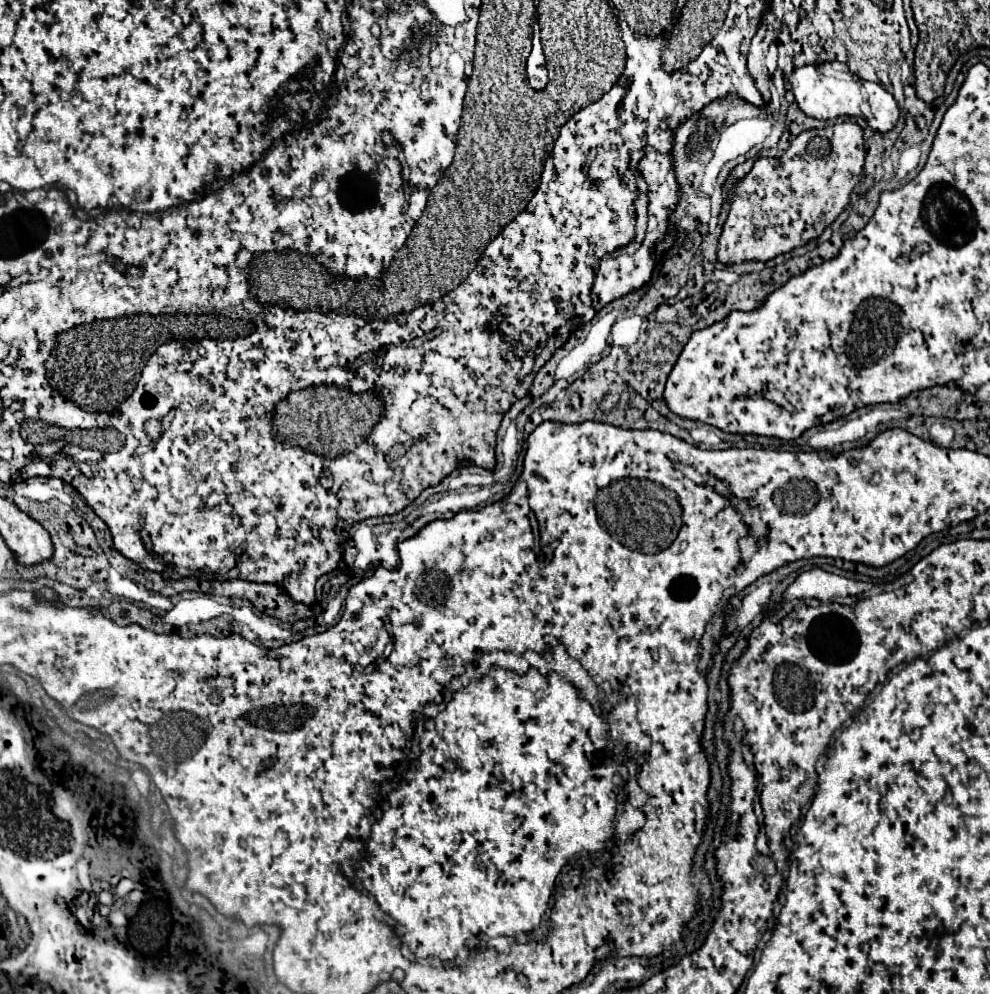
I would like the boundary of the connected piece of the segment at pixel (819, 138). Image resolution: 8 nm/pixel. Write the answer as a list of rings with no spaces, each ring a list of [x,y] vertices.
[[[840,122],[822,130],[804,130],[782,158],[760,158],[754,168],[734,184],[730,198],[728,220],[718,242],[718,260],[722,264],[740,264],[748,260],[768,262],[780,254],[786,254],[806,242],[818,238],[826,226],[848,206],[852,188],[860,182],[864,166],[862,132],[856,122]]]

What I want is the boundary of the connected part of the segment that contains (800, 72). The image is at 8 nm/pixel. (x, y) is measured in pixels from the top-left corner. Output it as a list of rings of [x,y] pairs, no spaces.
[[[838,60],[800,66],[790,74],[790,82],[792,82],[792,92],[796,96],[800,110],[810,118],[828,120],[828,118],[836,118],[836,116],[844,116],[844,114],[862,116],[874,132],[892,130],[900,118],[900,110],[898,110],[898,104],[892,98],[892,94],[888,94],[876,82],[860,80],[856,74],[852,74],[848,70],[848,66],[844,62],[838,62]]]

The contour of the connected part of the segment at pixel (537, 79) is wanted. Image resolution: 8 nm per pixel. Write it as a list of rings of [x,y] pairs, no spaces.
[[[536,24],[532,34],[532,52],[526,60],[526,72],[528,72],[528,82],[534,90],[544,90],[548,84],[546,76],[546,58],[542,52],[542,41],[540,37],[540,27]]]

